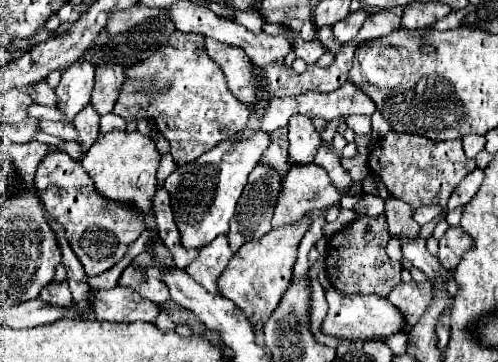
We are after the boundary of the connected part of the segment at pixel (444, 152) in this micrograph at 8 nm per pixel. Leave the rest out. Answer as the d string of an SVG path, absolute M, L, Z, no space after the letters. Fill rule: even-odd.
M389 130L385 138L377 140L369 154L369 166L381 176L391 196L405 200L413 210L429 204L447 206L447 200L455 186L475 170L475 160L467 158L459 140L433 142L415 134L399 134Z

